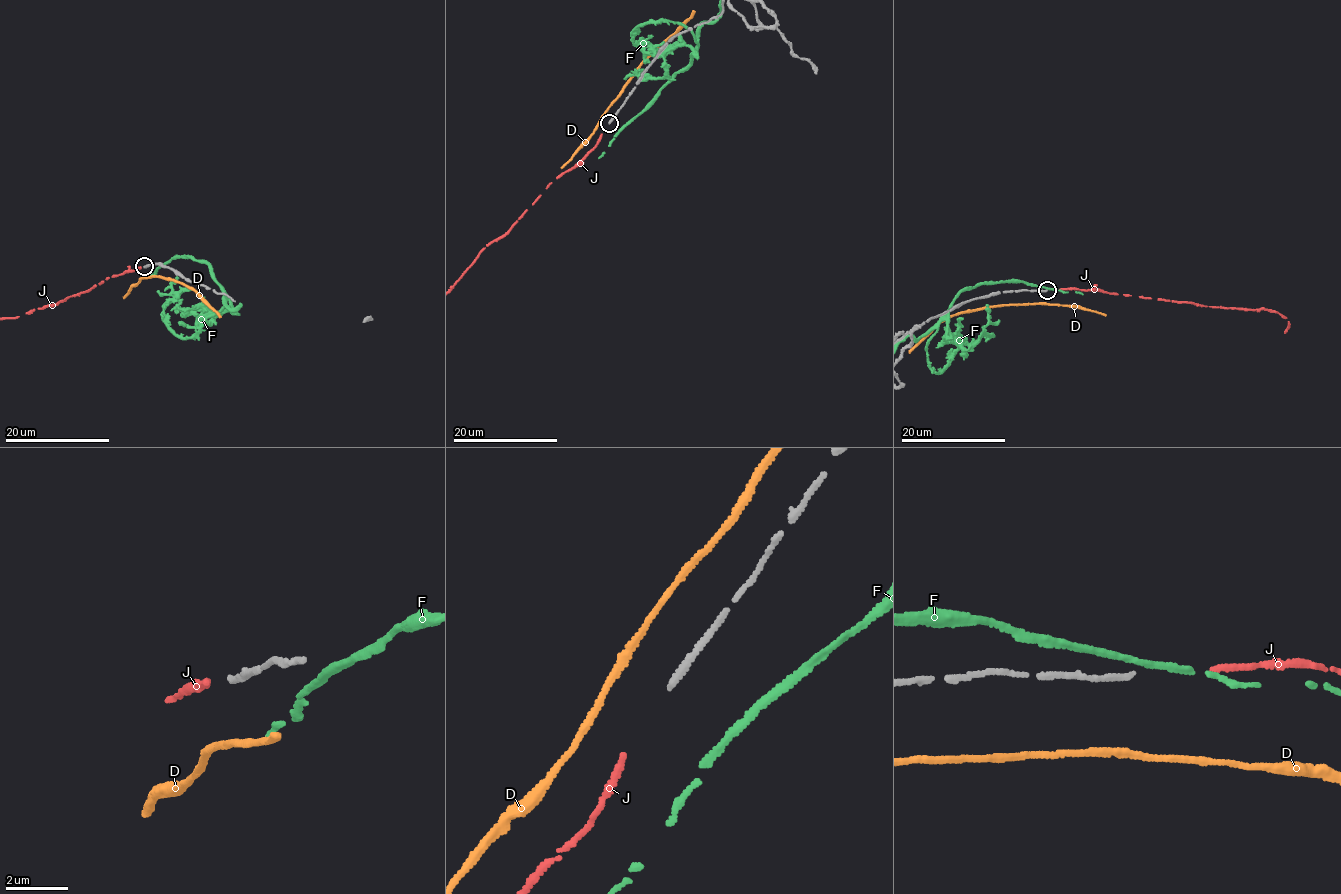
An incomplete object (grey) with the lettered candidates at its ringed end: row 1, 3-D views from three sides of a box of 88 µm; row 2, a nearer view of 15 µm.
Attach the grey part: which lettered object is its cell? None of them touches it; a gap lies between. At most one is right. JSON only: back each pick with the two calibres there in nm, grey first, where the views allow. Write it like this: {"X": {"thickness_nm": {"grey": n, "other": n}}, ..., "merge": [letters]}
{"J": {"thickness_nm": {"grey": 200, "other": 200}}, "merge": ["J"]}

